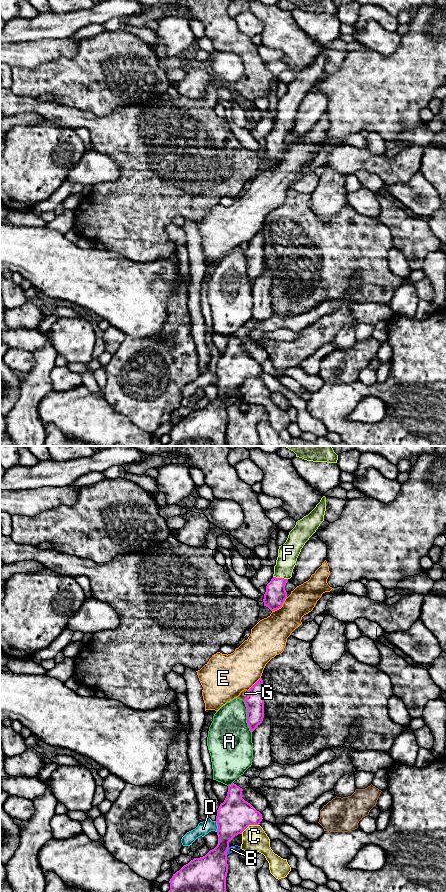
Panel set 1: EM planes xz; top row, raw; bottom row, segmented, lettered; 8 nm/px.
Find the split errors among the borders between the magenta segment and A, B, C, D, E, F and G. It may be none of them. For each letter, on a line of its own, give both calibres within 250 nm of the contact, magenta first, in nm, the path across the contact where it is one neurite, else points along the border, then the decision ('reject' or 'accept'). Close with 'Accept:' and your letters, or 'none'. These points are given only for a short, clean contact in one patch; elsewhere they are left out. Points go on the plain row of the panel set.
A: calibres 150 and 360 nm; reject
B: calibres 300 and 50 nm; reject
C: calibres 280 and 200 nm; reject
D: calibres 280 and 110 nm; border xz (215, 373), (217, 383); reject
E: calibres 170 and 280 nm; reject
F: calibres 170 and 160 nm; way xz (275, 147), (275, 140), (280, 130), (288, 105); accept
G: calibres 150 and 60 nm; reject
Accept: F

